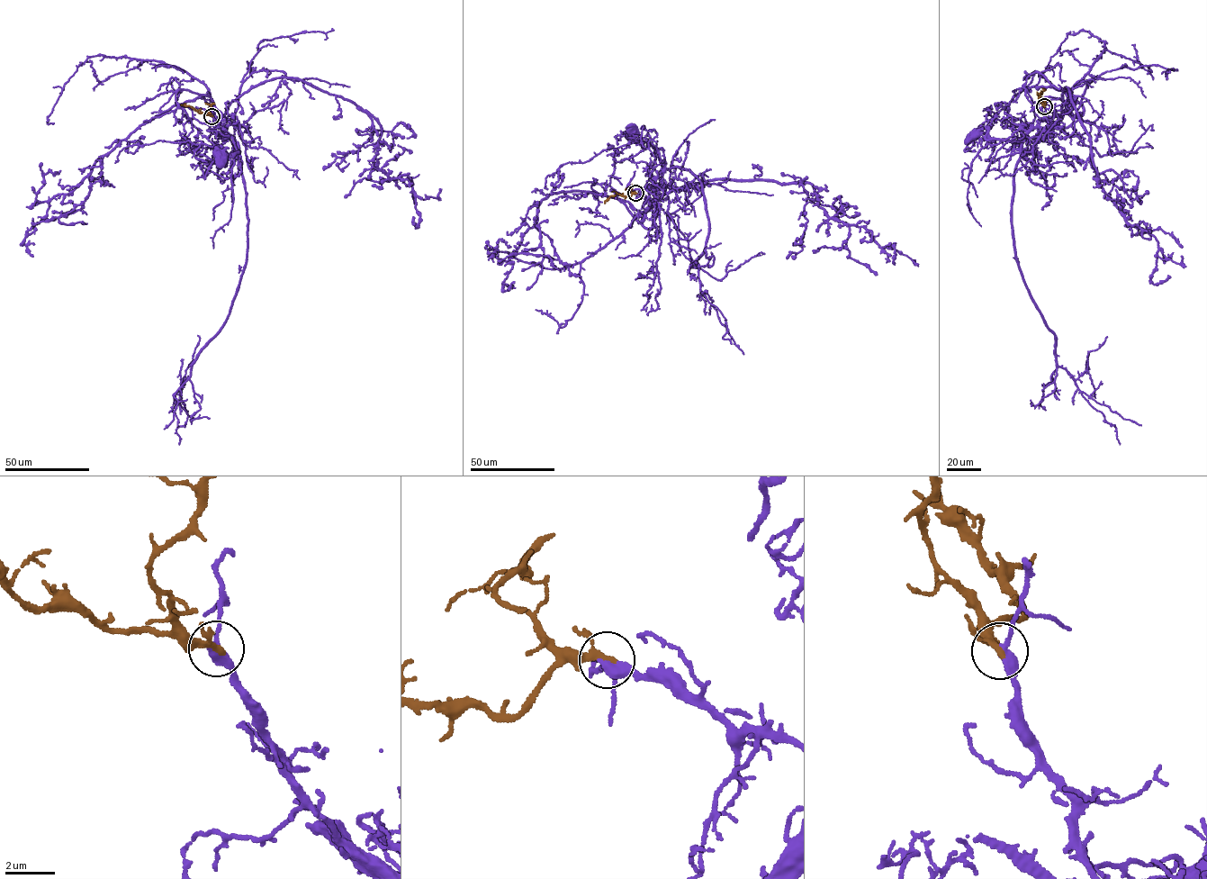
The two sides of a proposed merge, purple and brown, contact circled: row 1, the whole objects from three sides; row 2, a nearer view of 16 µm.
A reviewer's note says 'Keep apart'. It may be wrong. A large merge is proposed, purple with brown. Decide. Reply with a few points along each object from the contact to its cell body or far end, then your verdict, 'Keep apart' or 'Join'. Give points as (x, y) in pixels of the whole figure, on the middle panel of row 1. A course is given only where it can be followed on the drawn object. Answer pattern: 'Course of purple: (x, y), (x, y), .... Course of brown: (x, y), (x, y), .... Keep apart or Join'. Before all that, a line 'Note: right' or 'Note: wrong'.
Note: wrong
Course of purple: (635, 193), (651, 200), (654, 197), (654, 183), (662, 167), (658, 151), (648, 142), (635, 141), (632, 131). Course of brown: (635, 193), (629, 196), (617, 194), (610, 195), (604, 203). Join

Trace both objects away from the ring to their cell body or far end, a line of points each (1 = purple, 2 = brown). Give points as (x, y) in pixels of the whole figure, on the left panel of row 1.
1: (211, 116), (220, 129), (234, 139), (239, 152), (232, 154), (220, 151), (218, 153), (220, 156)
2: (211, 116), (180, 104)

